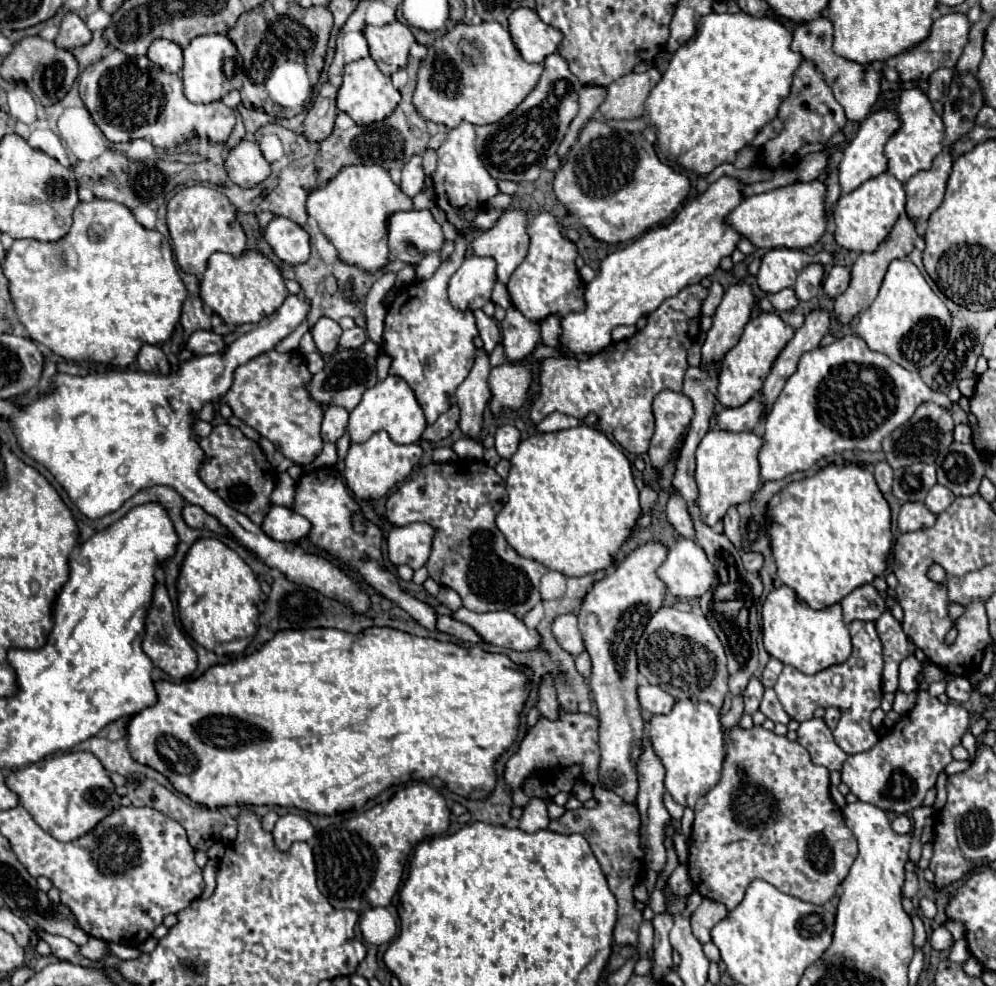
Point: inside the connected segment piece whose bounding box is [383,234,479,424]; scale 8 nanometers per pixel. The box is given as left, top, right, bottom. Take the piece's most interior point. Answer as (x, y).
(431, 343)

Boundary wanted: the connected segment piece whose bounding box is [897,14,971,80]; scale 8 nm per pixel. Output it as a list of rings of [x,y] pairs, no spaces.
[[[945,14],[939,20],[935,20],[927,40],[923,40],[919,46],[897,56],[897,70],[901,74],[901,80],[927,80],[929,74],[939,68],[955,68],[955,64],[967,44],[969,26],[971,24],[965,14]]]

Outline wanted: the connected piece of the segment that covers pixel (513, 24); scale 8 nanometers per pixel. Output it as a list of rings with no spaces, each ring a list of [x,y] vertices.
[[[517,8],[509,18],[509,32],[515,46],[527,62],[543,62],[549,54],[557,52],[563,34],[545,24],[535,10]]]

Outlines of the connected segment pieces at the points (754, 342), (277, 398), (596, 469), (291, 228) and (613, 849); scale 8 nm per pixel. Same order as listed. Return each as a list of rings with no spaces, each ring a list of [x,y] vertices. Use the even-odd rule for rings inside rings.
[[[761,312],[759,316],[751,318],[739,342],[723,358],[719,386],[717,386],[717,400],[725,408],[737,408],[743,406],[747,400],[751,400],[757,392],[761,392],[763,382],[771,372],[775,358],[781,354],[783,346],[793,338],[793,332],[795,330],[789,324],[785,324],[775,312]]]
[[[275,350],[263,352],[239,366],[233,374],[233,386],[221,396],[221,404],[227,404],[241,422],[257,430],[263,438],[271,440],[289,460],[309,464],[323,448],[319,426],[323,420],[323,406],[311,398],[309,384],[313,374],[309,372],[303,354],[279,354]]]
[[[581,424],[523,440],[509,462],[511,470],[505,480],[509,500],[497,514],[497,528],[503,532],[509,546],[519,556],[565,576],[587,576],[605,570],[629,538],[641,514],[639,490],[635,488],[631,464],[623,450],[595,426]]]
[[[273,218],[265,228],[265,240],[273,248],[275,256],[287,264],[297,266],[309,258],[309,234],[289,218]]]
[[[601,786],[593,788],[593,794],[597,798],[597,806],[591,810],[567,810],[561,818],[551,820],[549,828],[553,832],[563,830],[565,834],[581,834],[591,850],[595,852],[595,858],[599,860],[603,874],[609,882],[611,892],[617,898],[619,910],[617,910],[617,924],[613,932],[615,946],[633,946],[637,948],[639,944],[639,926],[643,922],[643,912],[635,908],[635,898],[633,898],[633,886],[639,882],[639,874],[643,872],[643,862],[645,862],[645,852],[641,848],[641,838],[639,838],[639,810],[635,804],[625,802],[621,796],[617,796],[611,790],[605,790]]]

